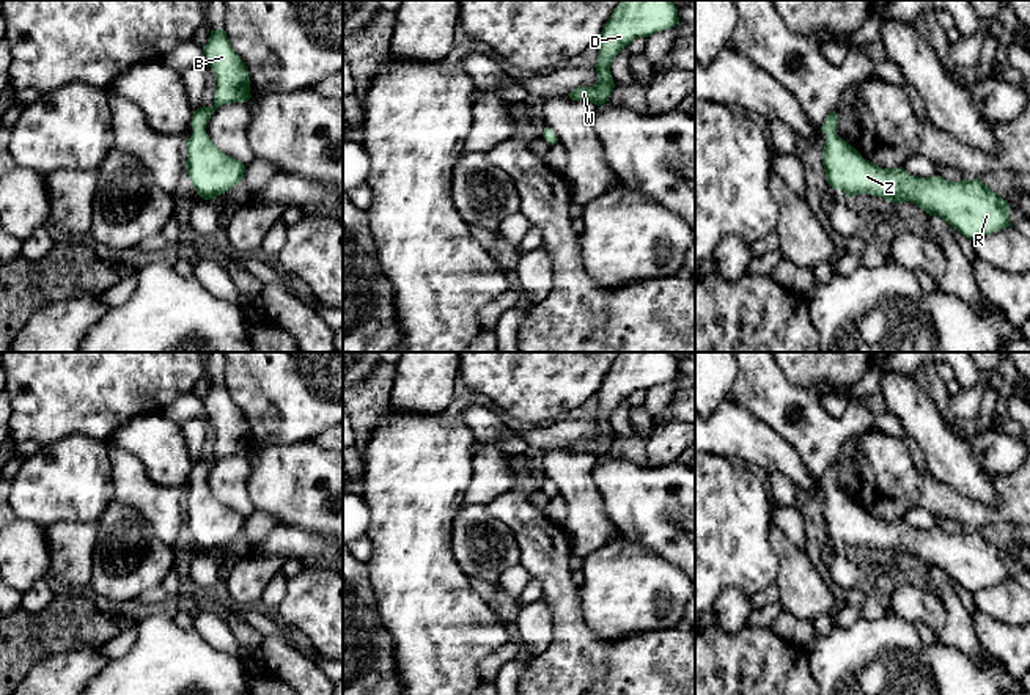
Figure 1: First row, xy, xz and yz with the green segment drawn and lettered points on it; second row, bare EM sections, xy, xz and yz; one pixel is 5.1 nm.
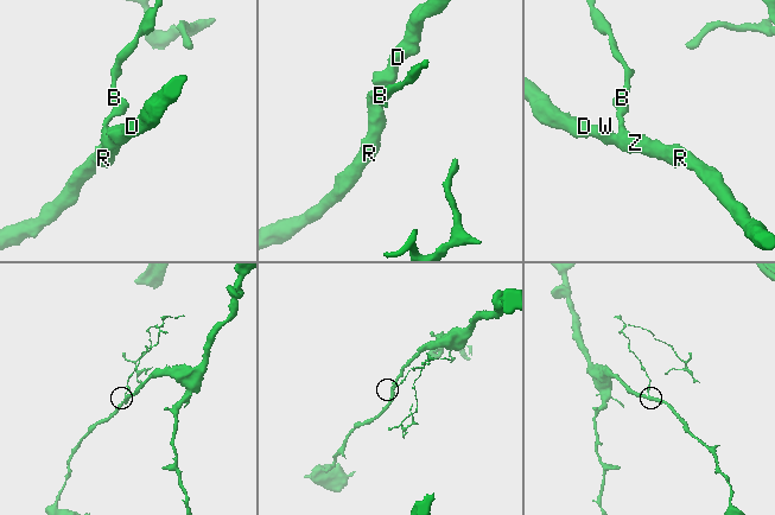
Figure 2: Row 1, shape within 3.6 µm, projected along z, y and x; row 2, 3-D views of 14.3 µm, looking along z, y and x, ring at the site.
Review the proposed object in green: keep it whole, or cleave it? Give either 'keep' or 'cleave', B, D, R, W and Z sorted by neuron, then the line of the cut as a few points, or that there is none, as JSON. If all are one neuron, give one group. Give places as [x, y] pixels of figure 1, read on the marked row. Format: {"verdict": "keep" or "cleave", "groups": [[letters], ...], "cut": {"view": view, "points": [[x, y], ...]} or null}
{"verdict": "keep", "groups": [["B", "D", "R", "W", "Z"]], "cut": null}

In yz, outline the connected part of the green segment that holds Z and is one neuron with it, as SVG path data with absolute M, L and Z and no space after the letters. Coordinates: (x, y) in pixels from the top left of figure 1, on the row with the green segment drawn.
M830 112L821 126L826 134L822 164L832 189L841 189L848 198L868 193L888 203L910 201L926 214L939 215L970 241L1011 226L1006 200L978 178L951 182L942 176L910 176L903 167L877 167L835 132L838 120Z

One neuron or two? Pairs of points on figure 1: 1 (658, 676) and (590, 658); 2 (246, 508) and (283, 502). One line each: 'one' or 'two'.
1: one
2: two

